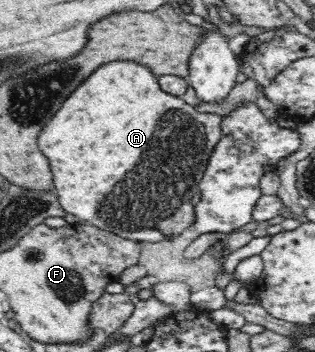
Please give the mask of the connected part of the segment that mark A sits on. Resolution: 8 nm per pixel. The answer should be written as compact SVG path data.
M109 63L95 71L73 95L61 105L61 109L55 112L53 119L48 121L41 129L38 137L38 146L41 152L49 160L50 172L54 185L54 193L64 213L71 213L83 222L90 222L95 227L107 230L109 233L138 242L157 243L163 239L181 235L187 227L194 225L196 215L194 207L189 201L198 193L198 181L204 174L206 163L212 154L217 141L220 140L219 114L199 113L193 106L183 101L182 97L169 95L161 91L157 79L141 65L137 63Z

